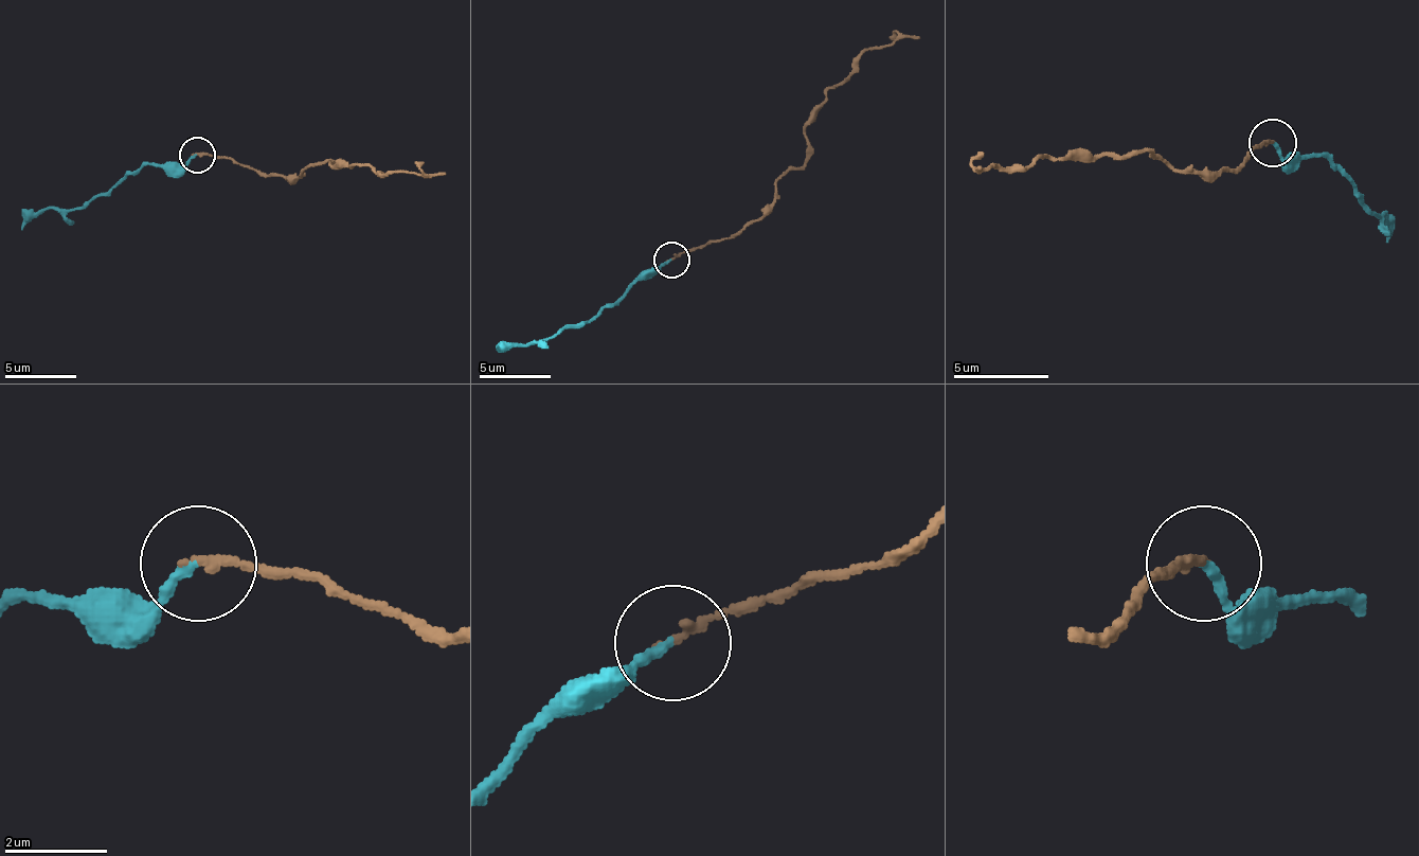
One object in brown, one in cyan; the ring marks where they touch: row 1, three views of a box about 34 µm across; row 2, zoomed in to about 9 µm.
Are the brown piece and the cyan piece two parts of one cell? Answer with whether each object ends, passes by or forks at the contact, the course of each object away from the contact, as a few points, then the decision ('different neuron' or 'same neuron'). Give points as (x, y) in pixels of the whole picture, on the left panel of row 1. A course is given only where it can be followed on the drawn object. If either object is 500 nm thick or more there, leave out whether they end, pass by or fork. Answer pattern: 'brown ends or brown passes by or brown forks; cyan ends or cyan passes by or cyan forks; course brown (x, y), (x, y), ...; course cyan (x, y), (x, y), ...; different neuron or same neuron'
brown ends; cyan ends; course brown (196, 154), (232, 157), (279, 175), (300, 175), (329, 161), (329, 164), (369, 164), (387, 175), (445, 172); course cyan (196, 154), (185, 164), (145, 164), (112, 190), (91, 197), (81, 208), (45, 208), (22, 229); different neuron

